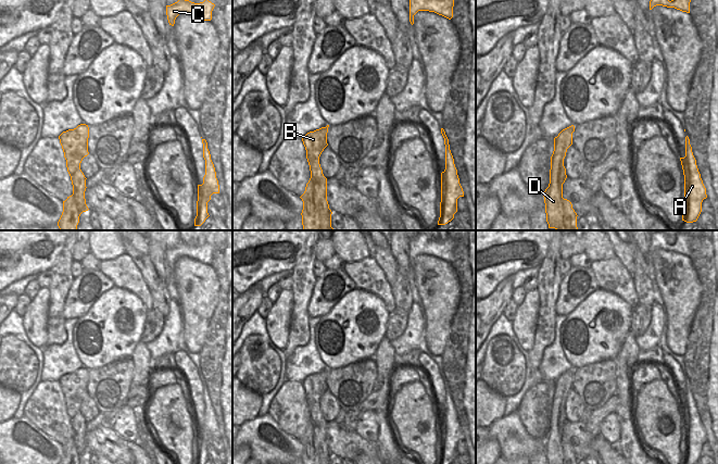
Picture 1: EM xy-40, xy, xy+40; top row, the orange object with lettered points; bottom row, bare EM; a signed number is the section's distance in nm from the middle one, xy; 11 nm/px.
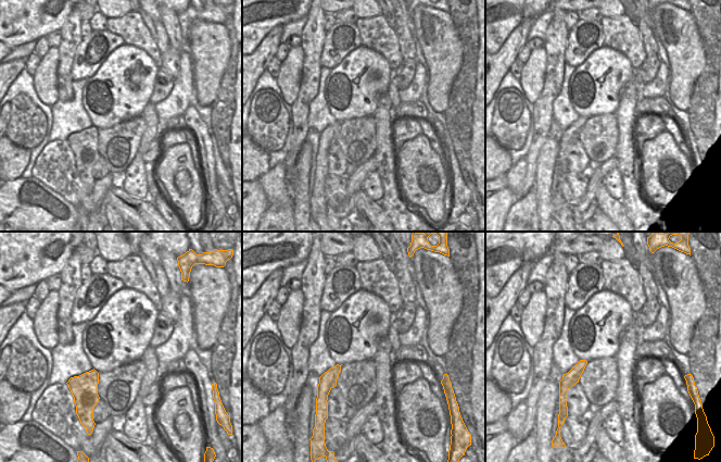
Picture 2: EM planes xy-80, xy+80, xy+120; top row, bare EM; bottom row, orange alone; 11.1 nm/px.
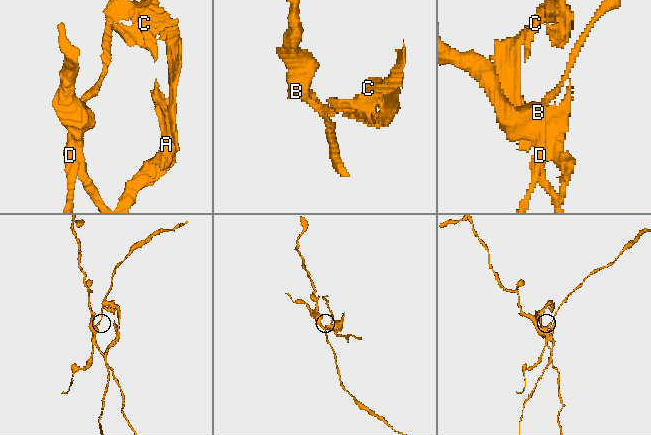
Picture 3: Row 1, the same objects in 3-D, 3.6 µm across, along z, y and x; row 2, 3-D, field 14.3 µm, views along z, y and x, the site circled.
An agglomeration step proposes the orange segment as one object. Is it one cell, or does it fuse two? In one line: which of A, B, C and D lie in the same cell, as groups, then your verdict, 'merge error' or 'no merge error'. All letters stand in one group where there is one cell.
A B C / D | merge error

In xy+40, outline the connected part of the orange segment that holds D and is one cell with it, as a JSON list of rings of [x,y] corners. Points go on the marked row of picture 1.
[[[571,125],[563,129],[557,137],[554,138],[554,151],[551,156],[551,170],[550,170],[550,184],[544,191],[544,203],[546,222],[549,228],[555,228],[556,230],[566,230],[564,227],[564,211],[562,202],[562,191],[558,186],[560,163],[557,158],[559,143],[564,141],[571,133],[575,131],[575,126]]]

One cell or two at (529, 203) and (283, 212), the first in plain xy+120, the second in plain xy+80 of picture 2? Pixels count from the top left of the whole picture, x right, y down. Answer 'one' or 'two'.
one

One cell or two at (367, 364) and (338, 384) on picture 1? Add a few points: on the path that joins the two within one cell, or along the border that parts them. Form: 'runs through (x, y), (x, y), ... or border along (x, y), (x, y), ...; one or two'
runs through (360, 372), (353, 378), (345, 379); one

